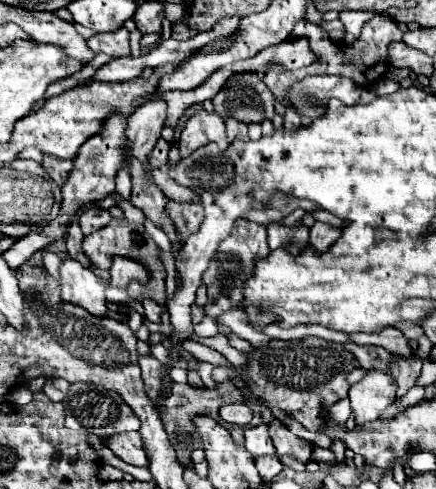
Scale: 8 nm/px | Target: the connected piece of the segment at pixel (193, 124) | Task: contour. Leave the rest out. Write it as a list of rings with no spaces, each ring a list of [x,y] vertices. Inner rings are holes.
[[[202,109],[186,121],[178,141],[180,155],[188,157],[194,149],[210,142],[216,143],[223,151],[229,147],[224,120],[215,112]]]

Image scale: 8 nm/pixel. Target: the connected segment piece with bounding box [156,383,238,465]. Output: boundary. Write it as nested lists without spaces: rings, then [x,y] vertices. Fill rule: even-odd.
[[[172,383],[170,385],[170,395],[168,397],[160,397],[156,399],[156,405],[160,409],[160,419],[164,423],[164,429],[170,437],[170,443],[172,447],[176,449],[176,455],[178,455],[178,461],[182,465],[186,465],[190,461],[190,453],[194,449],[198,449],[202,445],[202,437],[196,433],[196,427],[194,427],[194,419],[196,417],[212,417],[212,419],[220,419],[218,417],[218,407],[220,405],[226,405],[226,403],[238,403],[238,397],[230,397],[230,385],[218,385],[214,391],[206,389],[206,387],[192,387],[192,385],[182,385],[182,383]]]

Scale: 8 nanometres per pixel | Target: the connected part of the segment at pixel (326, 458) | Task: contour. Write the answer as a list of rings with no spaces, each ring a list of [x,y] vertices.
[[[316,447],[312,451],[311,459],[315,462],[332,463],[333,465],[338,465],[336,458],[330,449],[323,449]]]

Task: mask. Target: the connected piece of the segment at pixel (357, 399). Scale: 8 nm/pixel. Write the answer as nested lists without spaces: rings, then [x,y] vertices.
[[[368,371],[368,375],[354,383],[348,392],[348,398],[356,425],[362,425],[362,419],[376,421],[380,413],[394,403],[394,383],[386,373]]]

